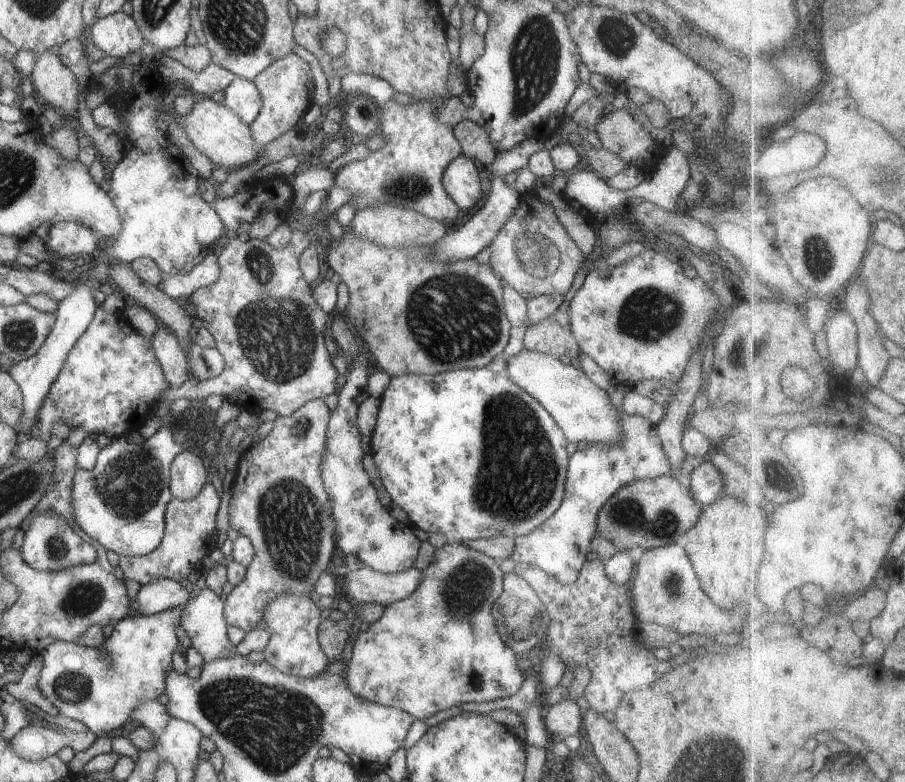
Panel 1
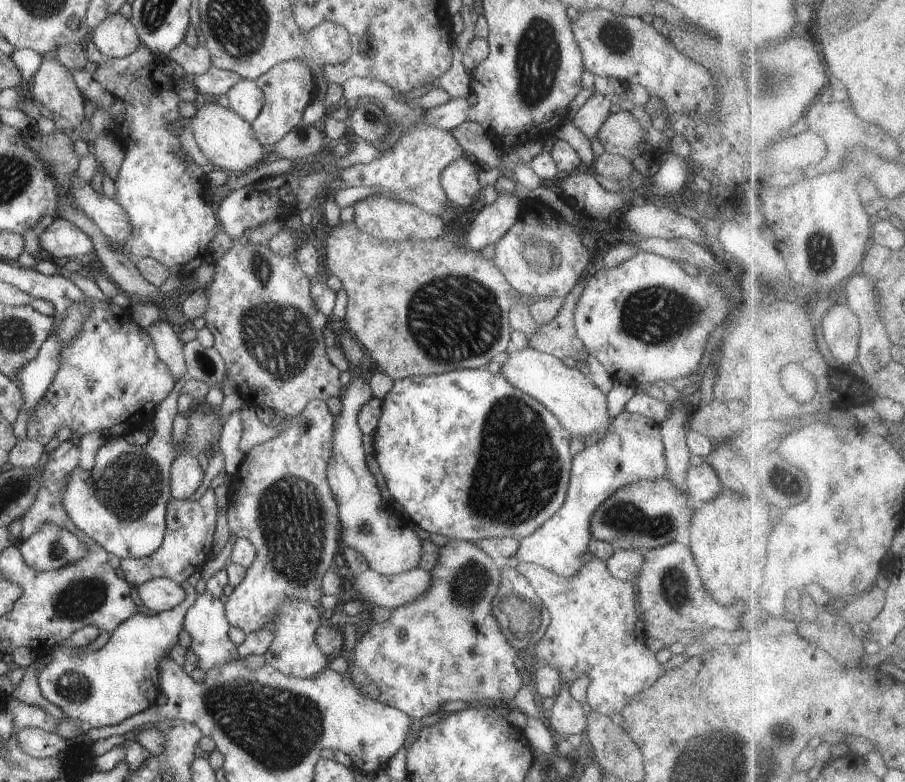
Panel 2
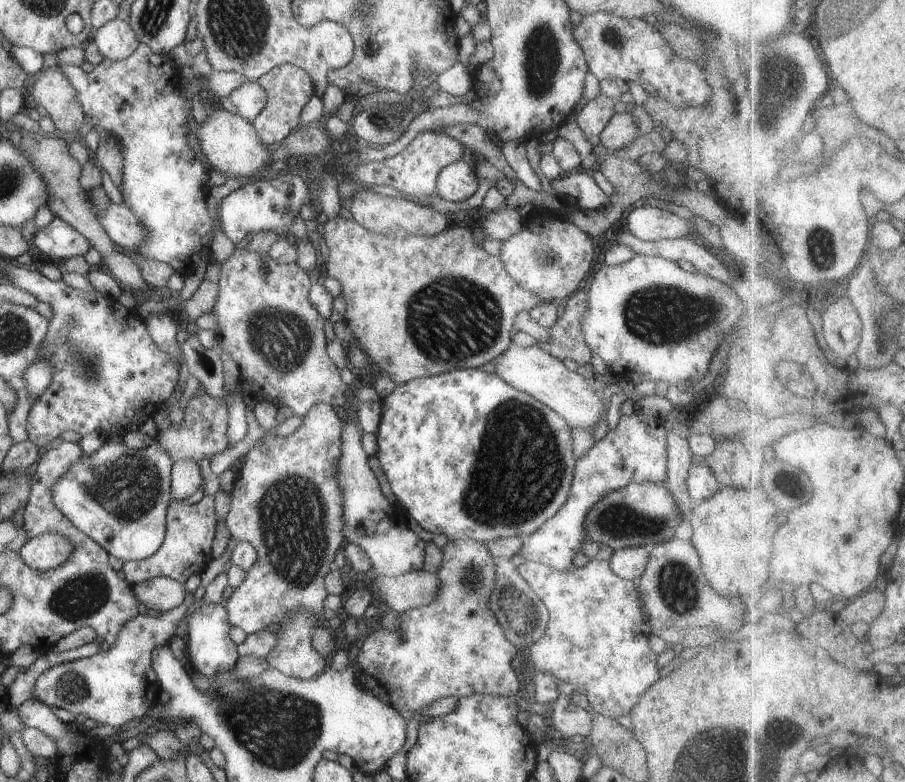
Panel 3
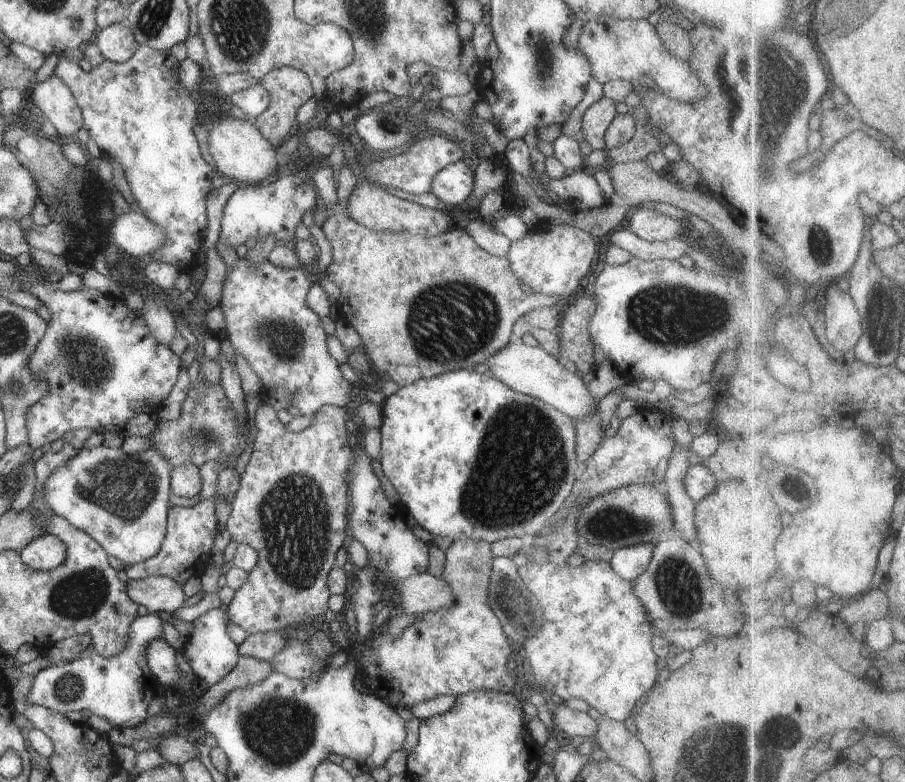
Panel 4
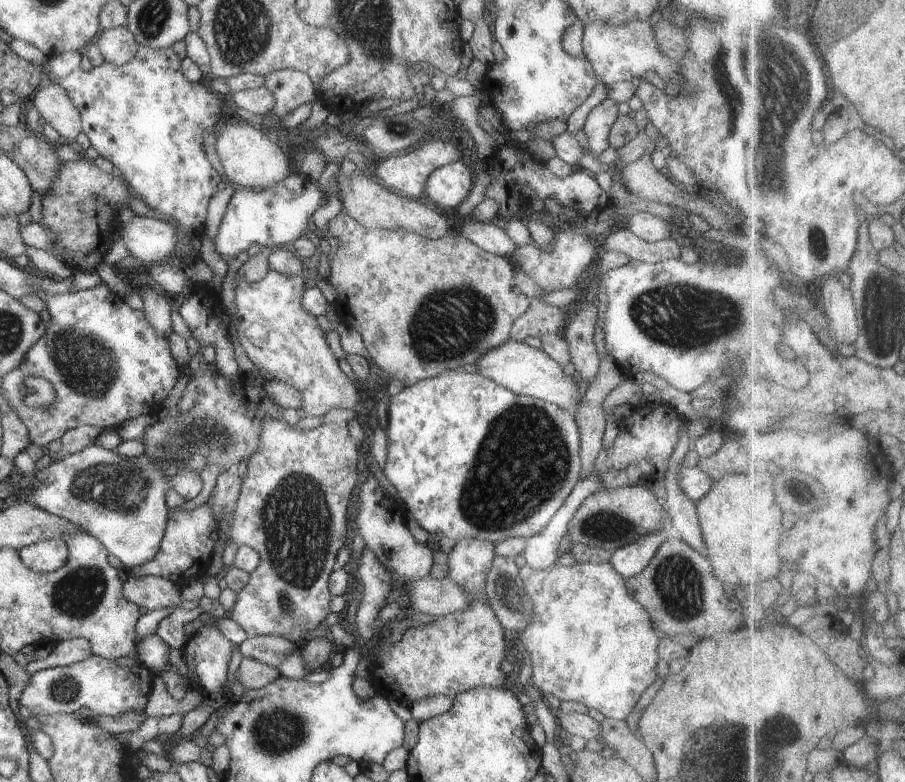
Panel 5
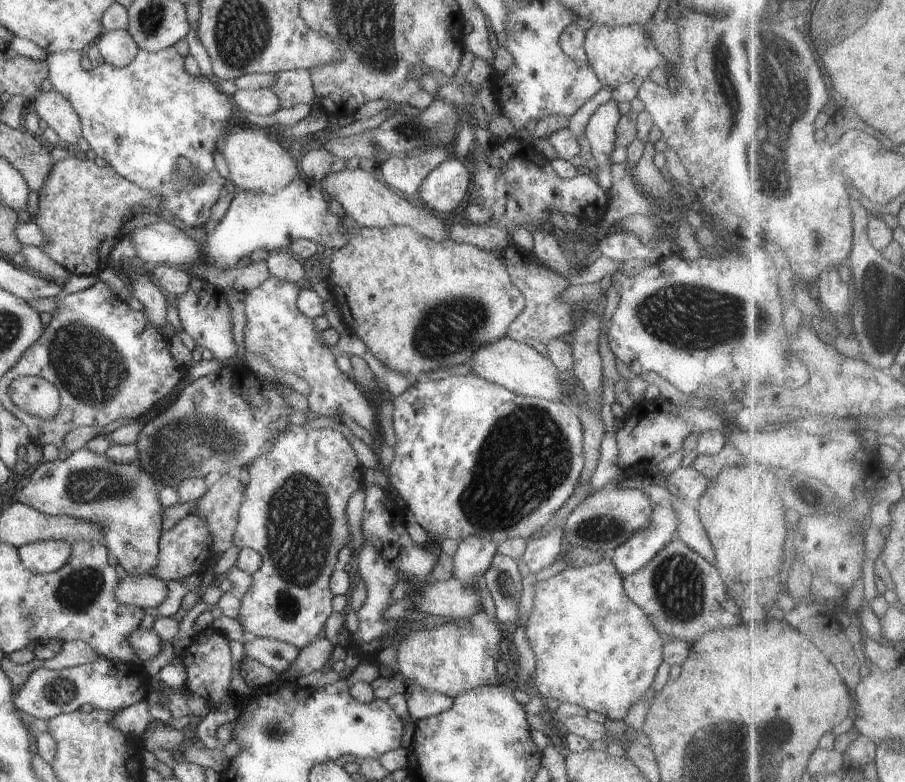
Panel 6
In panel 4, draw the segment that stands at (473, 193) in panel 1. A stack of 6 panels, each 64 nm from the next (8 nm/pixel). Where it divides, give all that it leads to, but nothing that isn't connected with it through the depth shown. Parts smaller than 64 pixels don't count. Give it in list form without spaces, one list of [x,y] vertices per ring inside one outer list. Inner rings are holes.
[[[458,161],[440,169],[432,178],[432,193],[446,206],[458,206],[472,194],[474,174],[464,162]]]

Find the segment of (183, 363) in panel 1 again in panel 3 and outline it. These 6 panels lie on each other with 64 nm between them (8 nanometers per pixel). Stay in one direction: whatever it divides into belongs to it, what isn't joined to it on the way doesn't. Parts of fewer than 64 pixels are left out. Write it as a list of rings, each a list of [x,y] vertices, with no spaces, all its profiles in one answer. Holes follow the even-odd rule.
[[[161,312],[160,314],[152,314],[146,318],[145,324],[156,346],[158,346],[162,352],[170,354],[172,360],[178,360],[178,365],[180,365],[183,354],[181,344],[176,340],[176,334],[178,334],[176,322],[169,314]]]

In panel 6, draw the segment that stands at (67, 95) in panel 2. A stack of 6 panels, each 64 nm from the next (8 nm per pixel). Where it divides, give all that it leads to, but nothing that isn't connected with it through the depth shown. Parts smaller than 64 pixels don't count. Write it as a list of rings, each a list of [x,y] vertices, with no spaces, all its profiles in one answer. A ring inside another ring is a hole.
[[[39,92],[30,107],[60,137],[63,146],[78,144],[83,136],[79,115],[60,92]]]

